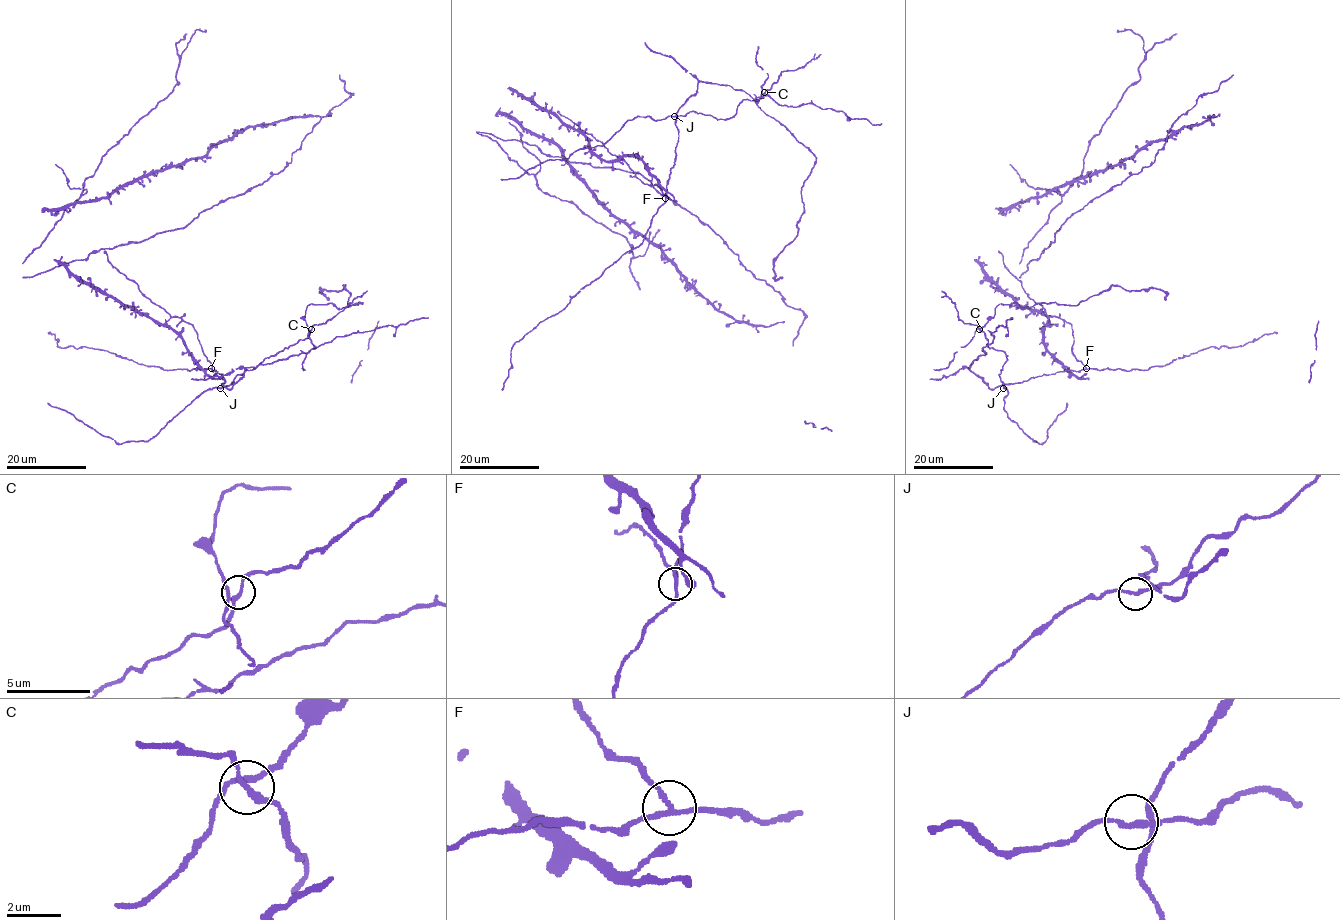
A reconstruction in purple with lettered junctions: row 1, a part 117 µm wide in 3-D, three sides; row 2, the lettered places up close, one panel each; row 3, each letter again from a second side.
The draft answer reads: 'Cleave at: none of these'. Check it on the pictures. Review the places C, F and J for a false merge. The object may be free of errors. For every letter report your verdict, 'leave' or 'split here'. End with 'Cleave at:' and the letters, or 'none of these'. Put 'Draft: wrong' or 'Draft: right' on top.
Draft: wrong
C: leave
F: split here
J: leave
Cleave at: F

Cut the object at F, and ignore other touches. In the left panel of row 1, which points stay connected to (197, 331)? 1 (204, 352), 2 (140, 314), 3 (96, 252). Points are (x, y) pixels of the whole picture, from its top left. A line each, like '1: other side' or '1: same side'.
1: same side
2: other side
3: other side

